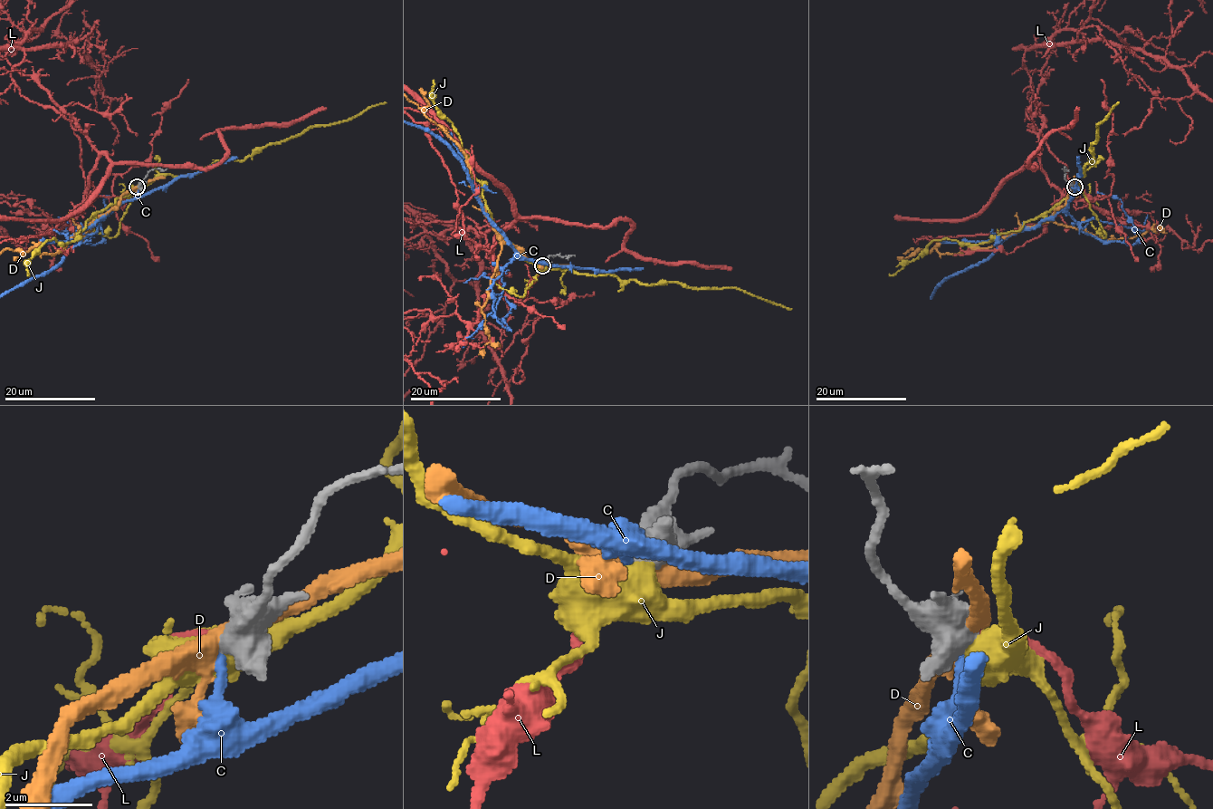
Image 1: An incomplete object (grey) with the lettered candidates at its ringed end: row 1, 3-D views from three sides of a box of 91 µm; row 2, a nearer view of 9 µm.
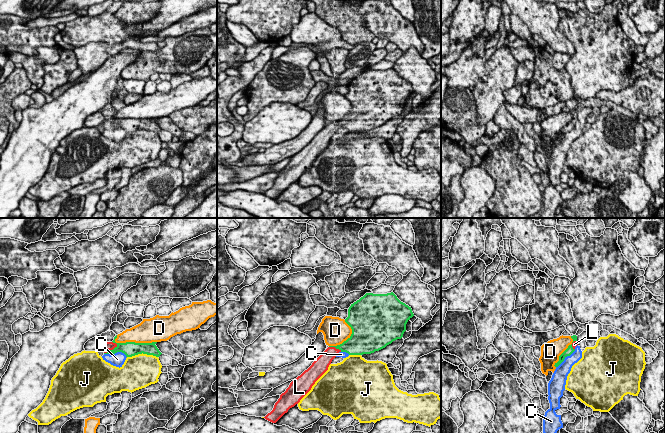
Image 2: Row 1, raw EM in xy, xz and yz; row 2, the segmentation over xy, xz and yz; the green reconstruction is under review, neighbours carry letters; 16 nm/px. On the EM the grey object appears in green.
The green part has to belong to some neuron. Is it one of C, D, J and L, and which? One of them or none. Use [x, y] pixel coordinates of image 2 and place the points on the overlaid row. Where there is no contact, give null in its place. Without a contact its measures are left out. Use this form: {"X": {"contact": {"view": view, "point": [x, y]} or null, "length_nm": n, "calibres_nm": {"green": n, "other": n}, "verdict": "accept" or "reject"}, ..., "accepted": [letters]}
{"C": {"contact": {"view": "xy", "point": [116, 352]}, "length_nm": 380, "calibres_nm": {"green": 240, "other": 220}, "verdict": "reject"}, "D": {"contact": {"view": "xy", "point": [134, 342]}, "length_nm": 700, "calibres_nm": {"green": 240, "other": 360}, "verdict": "reject"}, "J": {"contact": {"view": "xy", "point": [142, 352]}, "length_nm": 500, "calibres_nm": {"green": 240, "other": 440}, "verdict": "reject"}, "L": {"contact": {"view": "xy", "point": [110, 350]}, "length_nm": 260, "calibres_nm": {"green": 170, "other": 130}, "verdict": "accept"}, "accepted": ["L"]}

